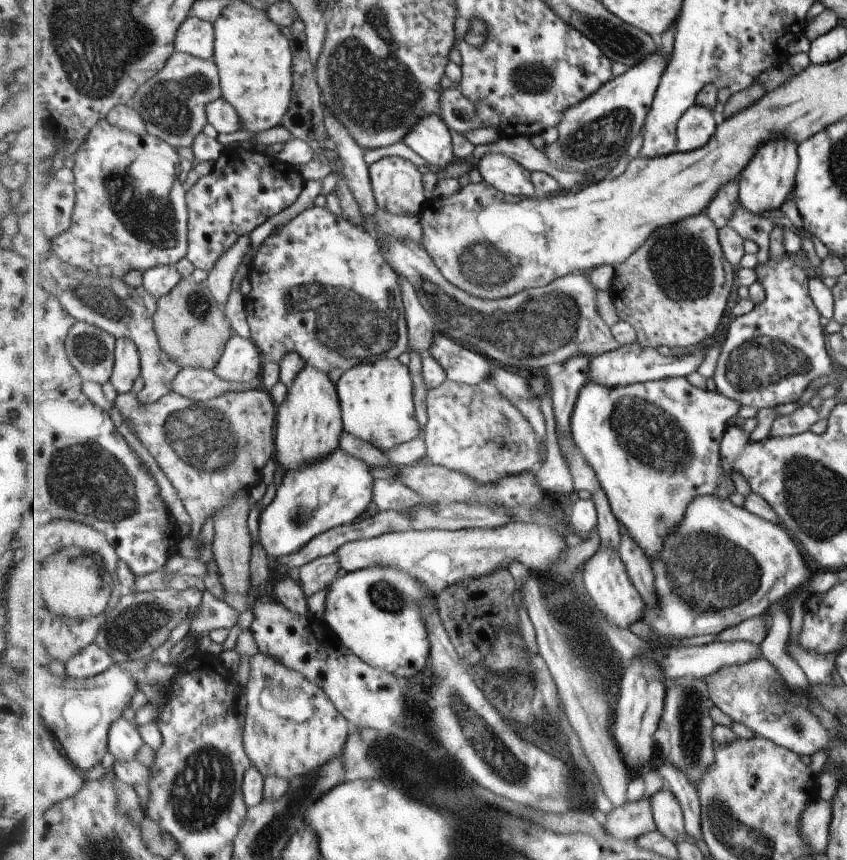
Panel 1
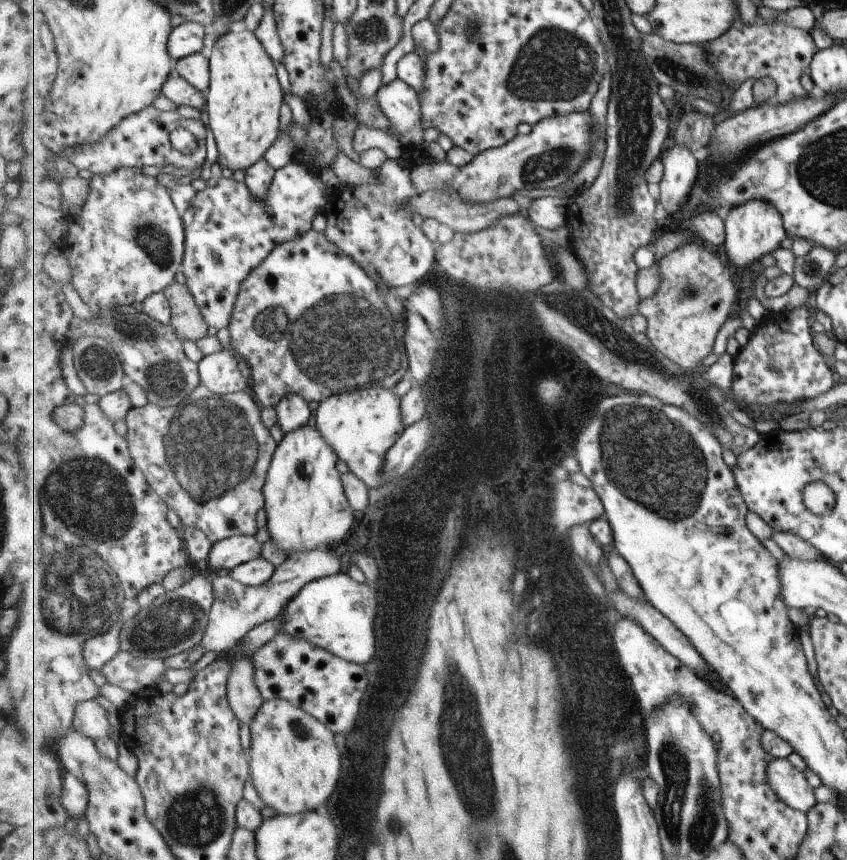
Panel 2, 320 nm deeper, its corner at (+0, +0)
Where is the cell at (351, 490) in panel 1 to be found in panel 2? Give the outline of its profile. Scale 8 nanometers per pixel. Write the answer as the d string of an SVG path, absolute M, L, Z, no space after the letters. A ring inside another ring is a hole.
M235 536L217 542L209 554L208 566L213 570L238 569L251 560L261 558L261 546L254 536Z

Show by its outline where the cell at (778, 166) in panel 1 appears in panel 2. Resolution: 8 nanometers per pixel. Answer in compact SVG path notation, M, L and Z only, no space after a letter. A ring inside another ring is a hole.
M755 198L733 210L724 212L726 222L725 253L732 265L739 270L752 268L749 265L759 263L767 254L773 254L781 246L781 242L789 237L783 222L782 211L773 202Z

